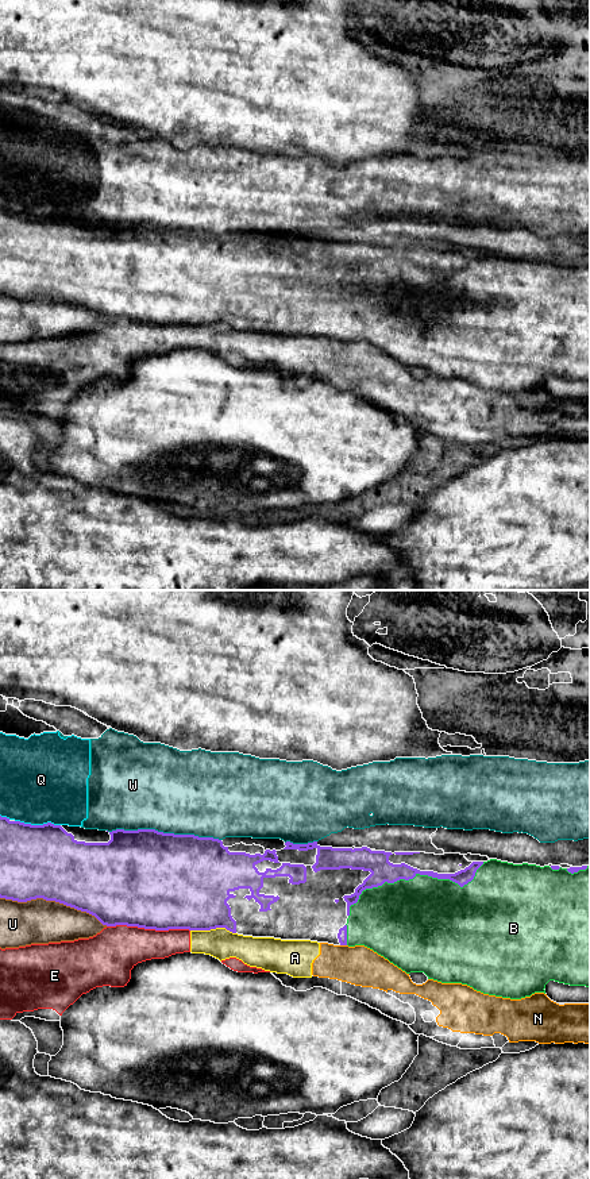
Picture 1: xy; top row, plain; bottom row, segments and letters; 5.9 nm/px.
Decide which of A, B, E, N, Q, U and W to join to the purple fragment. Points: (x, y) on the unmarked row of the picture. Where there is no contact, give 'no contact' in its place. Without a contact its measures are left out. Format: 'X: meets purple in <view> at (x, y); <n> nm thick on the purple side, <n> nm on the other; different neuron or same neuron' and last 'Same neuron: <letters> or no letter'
A: meets purple in xy at (213, 323); 440 nm thick on the purple side, 180 nm on the other; different neuron
B: meets purple in xy at (412, 273); 140 nm thick on the purple side, 500 nm on the other; same neuron
E: meets purple in xy at (149, 323); 500 nm thick on the purple side, 280 nm on the other; different neuron
N: meets purple in xy at (343, 339); 60 nm thick on the purple side, 240 nm on the other; different neuron
Q: meets purple in xy at (38, 220); 440 nm thick on the purple side, 480 nm on the other; different neuron
U: meets purple in xy at (54, 295); 440 nm thick on the purple side, 280 nm on the other; different neuron
W: meets purple in xy at (162, 227); 500 nm thick on the purple side, 500 nm on the other; different neuron
Same neuron: B

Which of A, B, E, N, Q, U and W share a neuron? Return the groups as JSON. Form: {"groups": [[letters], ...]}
{"groups": [["A", "E", "N"], ["B"], ["Q", "W"], ["U"]]}

